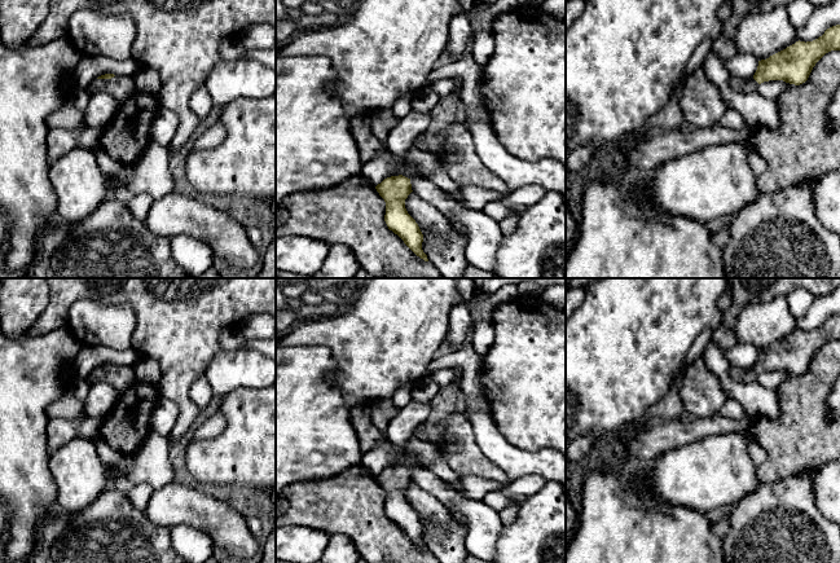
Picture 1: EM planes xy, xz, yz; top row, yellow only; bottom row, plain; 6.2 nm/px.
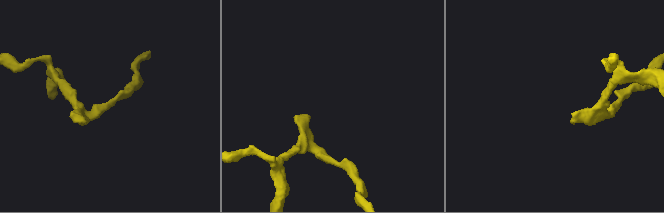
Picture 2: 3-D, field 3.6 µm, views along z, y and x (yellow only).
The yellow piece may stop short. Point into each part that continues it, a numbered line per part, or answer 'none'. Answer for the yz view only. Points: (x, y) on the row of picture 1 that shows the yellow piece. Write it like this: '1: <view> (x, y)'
1: yz (740, 95)

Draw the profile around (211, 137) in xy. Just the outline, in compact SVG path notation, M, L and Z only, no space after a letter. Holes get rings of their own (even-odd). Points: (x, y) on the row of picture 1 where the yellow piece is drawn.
M216 123L204 131L194 142L193 150L217 146L225 138L225 129L221 124Z

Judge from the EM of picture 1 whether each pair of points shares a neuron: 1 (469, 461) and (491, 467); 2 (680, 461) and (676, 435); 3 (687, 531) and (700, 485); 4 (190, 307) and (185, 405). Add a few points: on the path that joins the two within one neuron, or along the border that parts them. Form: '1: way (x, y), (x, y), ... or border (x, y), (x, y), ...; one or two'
1: way (474, 463), (486, 467); one
2: border (707, 436), (668, 449), (651, 461); two
3: border (664, 502), (706, 513); two
4: way (183, 331), (183, 381); one

